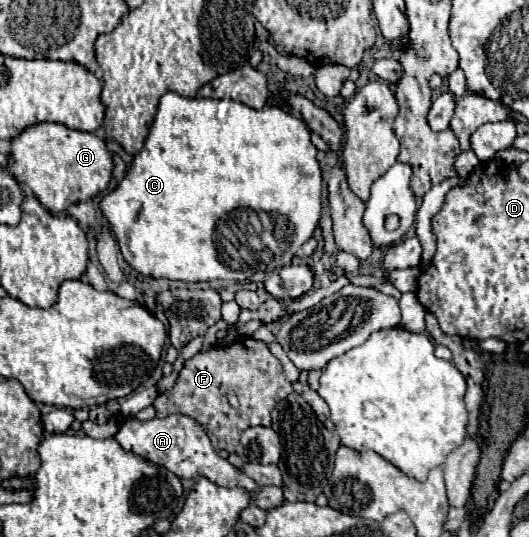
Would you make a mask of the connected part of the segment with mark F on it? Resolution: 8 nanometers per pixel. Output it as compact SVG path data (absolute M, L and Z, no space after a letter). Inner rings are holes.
M243 336L243 344L237 340L231 346L213 346L211 350L197 352L193 358L189 358L179 372L175 386L159 394L153 406L159 418L177 412L189 414L189 406L197 406L189 416L205 428L215 450L235 453L241 432L249 426L271 426L271 410L291 392L293 386L287 382L281 362L271 354L267 344L251 336ZM229 390L233 390L239 398L237 408L229 404Z

